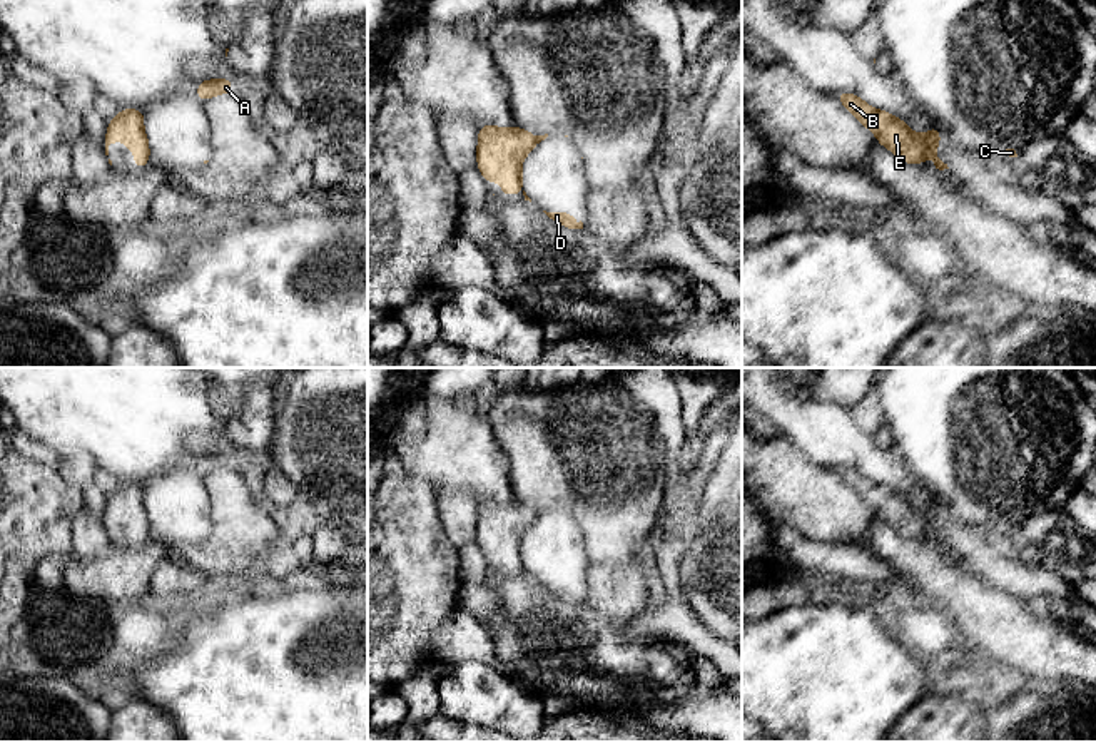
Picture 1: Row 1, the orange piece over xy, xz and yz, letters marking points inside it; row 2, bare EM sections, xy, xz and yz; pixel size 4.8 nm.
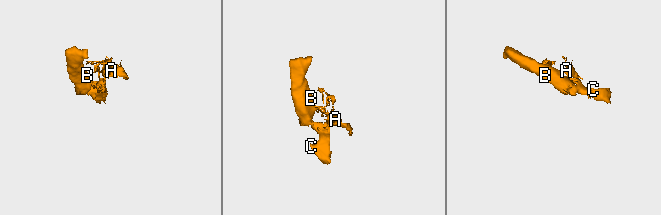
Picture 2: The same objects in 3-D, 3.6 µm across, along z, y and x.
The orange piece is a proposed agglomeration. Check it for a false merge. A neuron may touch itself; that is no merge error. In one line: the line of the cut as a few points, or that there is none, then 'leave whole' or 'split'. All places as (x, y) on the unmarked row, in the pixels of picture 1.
cut in yz along (938, 503), (933, 508), (926, 532); split

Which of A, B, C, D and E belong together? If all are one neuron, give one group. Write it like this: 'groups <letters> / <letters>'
groups A C D / B E

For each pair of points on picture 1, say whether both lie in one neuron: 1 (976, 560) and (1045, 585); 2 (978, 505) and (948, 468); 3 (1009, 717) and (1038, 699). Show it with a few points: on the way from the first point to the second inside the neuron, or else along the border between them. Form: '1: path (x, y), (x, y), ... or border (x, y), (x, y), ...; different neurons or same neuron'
1: path (993, 567), (1018, 580), (1028, 580); same neuron
2: path (976, 497), (956, 477); same neuron
3: path (1016, 717), (1031, 706); same neuron

